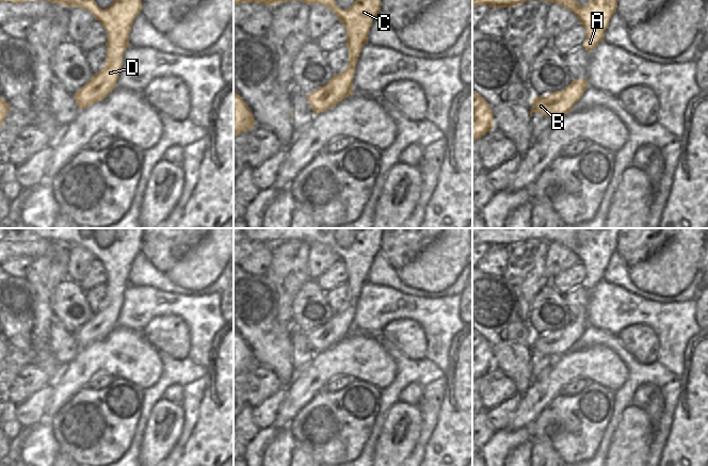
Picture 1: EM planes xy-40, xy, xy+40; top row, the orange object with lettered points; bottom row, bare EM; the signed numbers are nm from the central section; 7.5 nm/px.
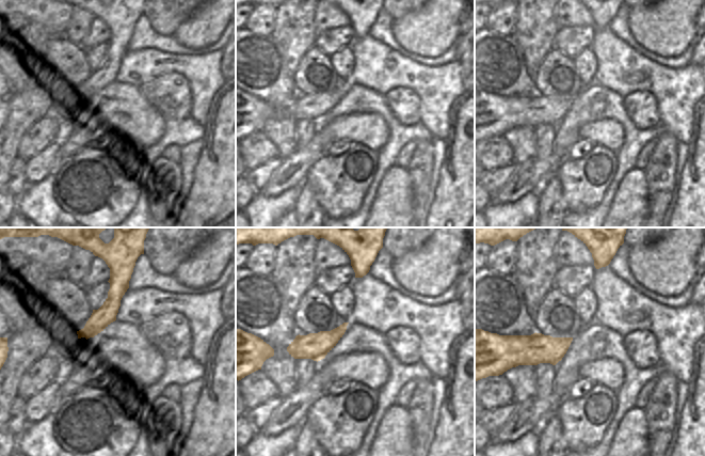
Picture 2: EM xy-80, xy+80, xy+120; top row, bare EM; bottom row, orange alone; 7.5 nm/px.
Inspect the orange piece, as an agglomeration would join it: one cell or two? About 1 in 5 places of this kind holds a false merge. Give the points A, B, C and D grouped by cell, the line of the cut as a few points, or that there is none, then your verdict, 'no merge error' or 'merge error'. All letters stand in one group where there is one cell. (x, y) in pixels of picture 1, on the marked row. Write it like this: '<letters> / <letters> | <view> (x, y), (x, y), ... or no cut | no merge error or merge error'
A B C D | no cut | no merge error

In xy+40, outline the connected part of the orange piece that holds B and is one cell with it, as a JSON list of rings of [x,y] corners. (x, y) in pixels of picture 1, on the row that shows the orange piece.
[[[585,78],[582,80],[574,79],[565,89],[561,91],[550,93],[544,97],[533,97],[530,116],[532,117],[533,112],[537,112],[544,116],[548,116],[553,119],[567,114],[573,110],[573,107],[579,101],[586,87],[588,81]]]

